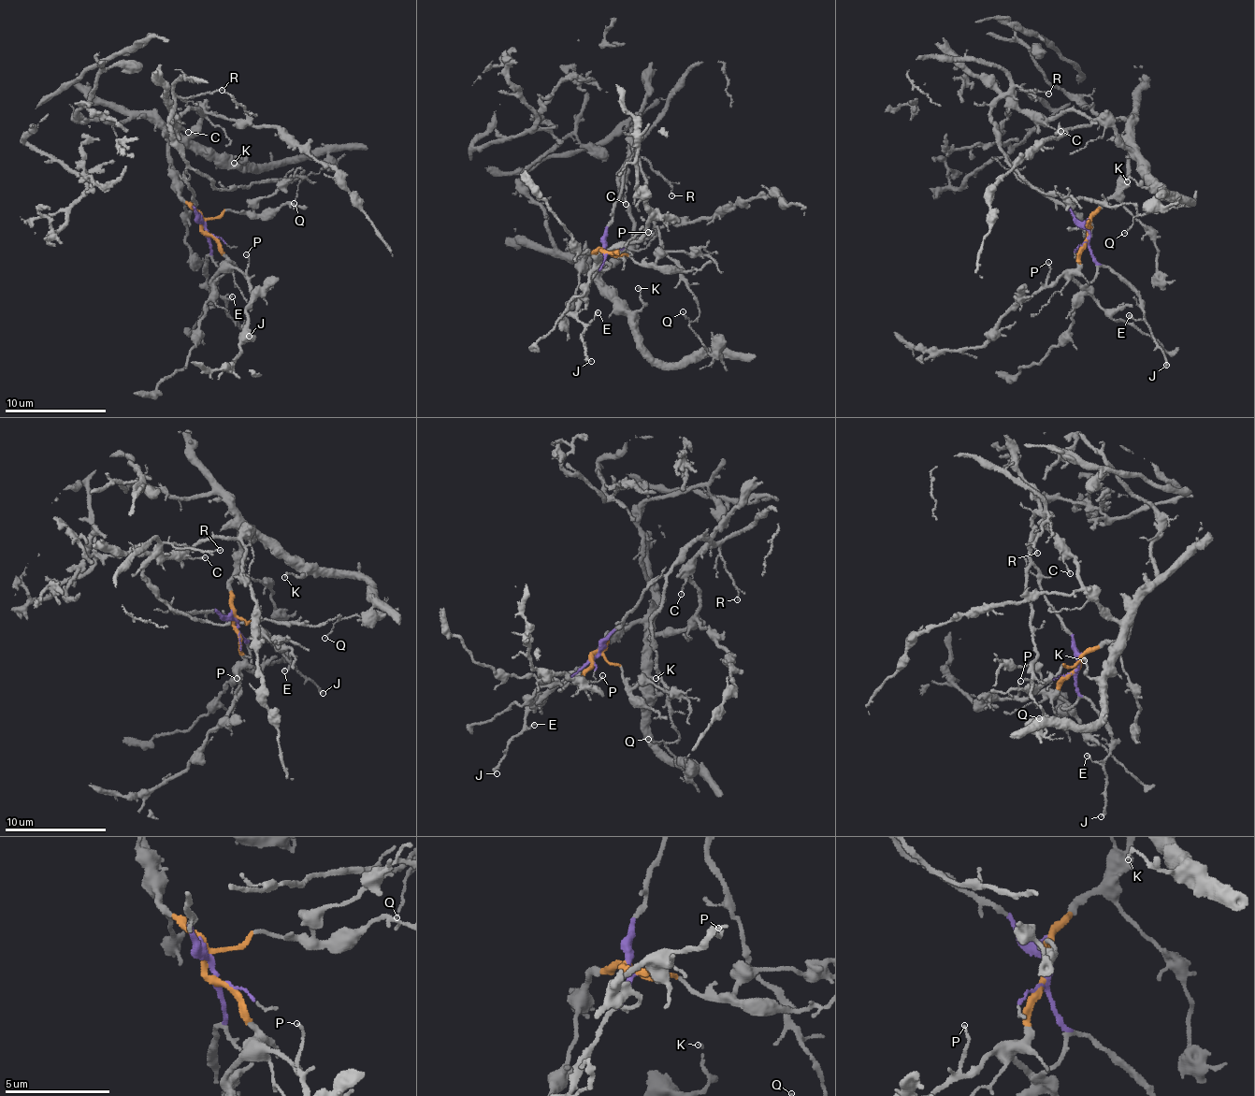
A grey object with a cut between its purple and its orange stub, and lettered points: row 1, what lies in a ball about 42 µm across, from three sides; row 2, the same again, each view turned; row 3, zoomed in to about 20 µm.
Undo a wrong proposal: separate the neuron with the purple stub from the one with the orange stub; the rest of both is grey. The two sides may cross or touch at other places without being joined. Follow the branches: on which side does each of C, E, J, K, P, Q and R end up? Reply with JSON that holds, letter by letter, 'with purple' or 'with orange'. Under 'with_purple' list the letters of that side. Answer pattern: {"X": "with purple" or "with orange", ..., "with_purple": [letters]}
{"C": "with orange", "E": "with purple", "J": "with purple", "K": "with orange", "P": "with orange", "Q": "with purple", "R": "with purple", "with_purple": ["E", "J", "Q", "R"]}

